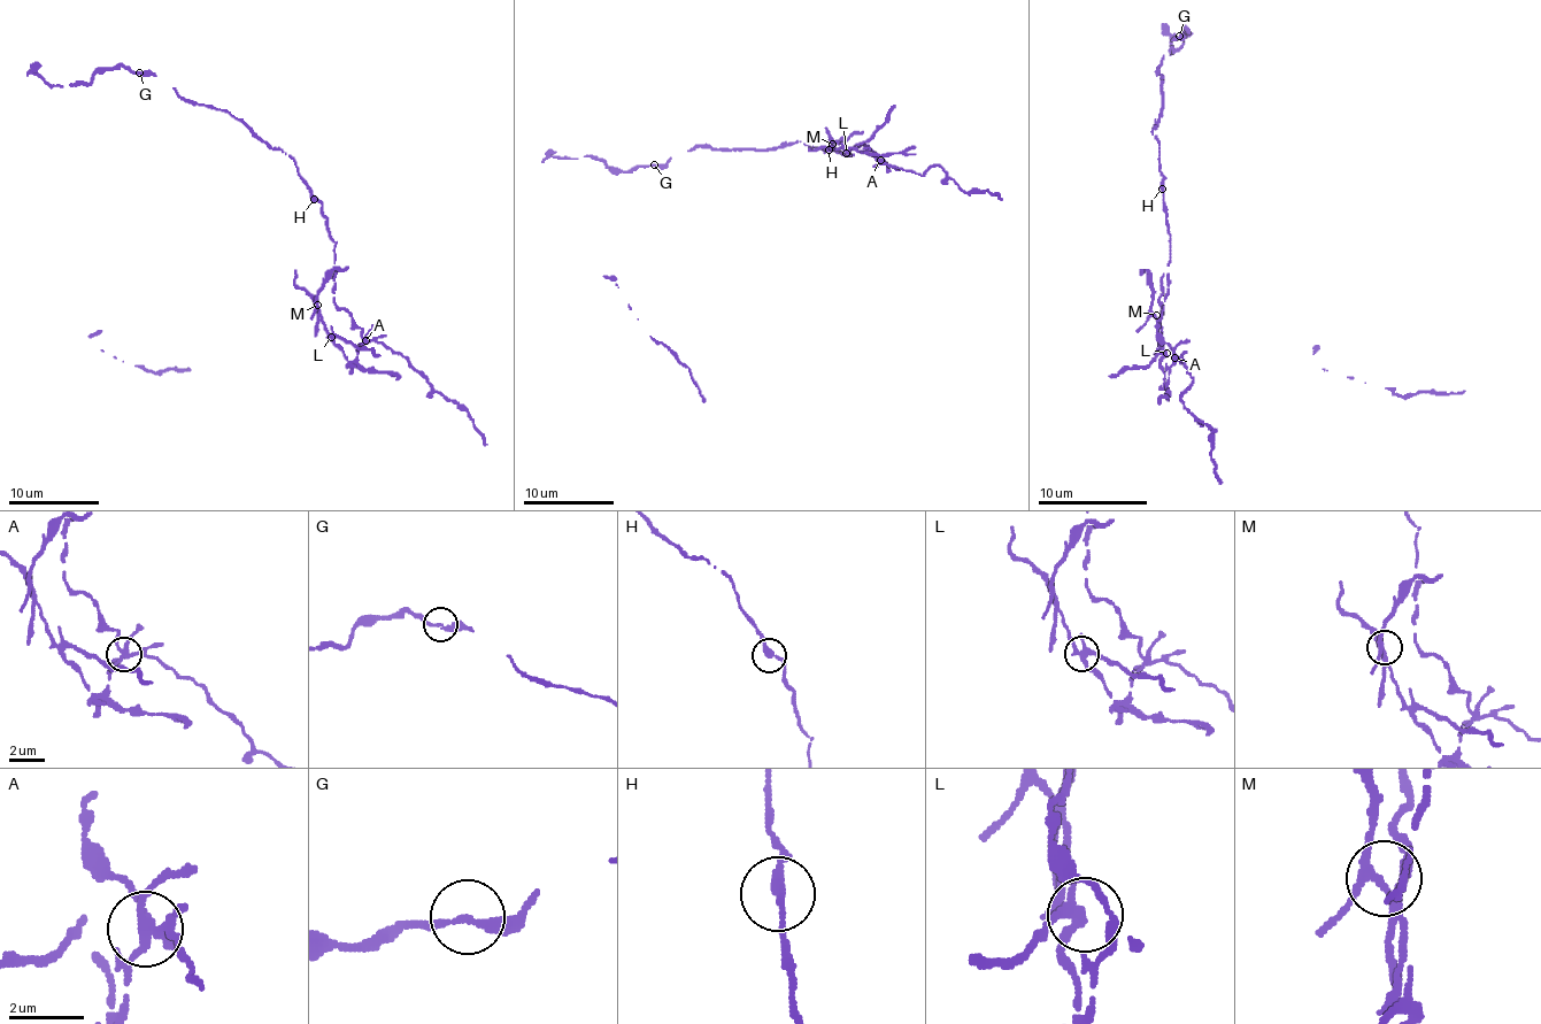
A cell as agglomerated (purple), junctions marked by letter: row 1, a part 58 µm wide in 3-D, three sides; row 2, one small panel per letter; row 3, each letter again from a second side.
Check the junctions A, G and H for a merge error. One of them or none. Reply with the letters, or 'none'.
A

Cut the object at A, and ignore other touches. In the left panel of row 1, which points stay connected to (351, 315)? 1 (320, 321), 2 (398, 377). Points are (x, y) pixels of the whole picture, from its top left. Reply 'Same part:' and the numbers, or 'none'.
Same part: none

